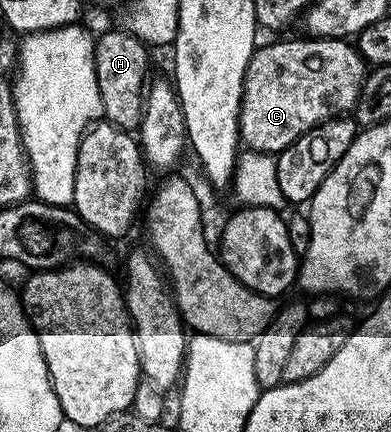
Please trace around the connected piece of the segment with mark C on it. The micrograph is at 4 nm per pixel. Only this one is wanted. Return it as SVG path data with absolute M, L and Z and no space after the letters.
M301 37L291 42L274 42L271 46L259 45L250 57L242 85L242 111L238 113L238 137L247 150L259 150L262 154L277 156L321 122L349 115L353 111L366 78L367 63L362 61L357 49L349 41Z

